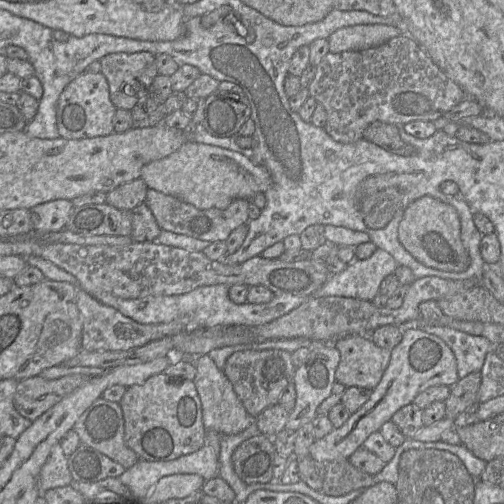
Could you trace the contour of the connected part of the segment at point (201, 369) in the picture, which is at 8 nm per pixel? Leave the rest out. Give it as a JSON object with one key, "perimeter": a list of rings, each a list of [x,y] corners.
{"perimeter":[[[207,354],[195,360],[196,375],[193,382],[202,404],[202,418],[207,430],[214,430],[221,435],[237,434],[246,429],[253,418],[245,409],[234,388],[216,363]]]}

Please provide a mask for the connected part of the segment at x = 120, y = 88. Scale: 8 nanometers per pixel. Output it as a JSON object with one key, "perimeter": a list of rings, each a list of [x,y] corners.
{"perimeter":[[[148,51],[111,53],[99,61],[102,66],[101,72],[109,84],[111,101],[119,109],[131,111],[137,103],[149,96],[150,86],[159,74],[156,66],[156,55]]]}

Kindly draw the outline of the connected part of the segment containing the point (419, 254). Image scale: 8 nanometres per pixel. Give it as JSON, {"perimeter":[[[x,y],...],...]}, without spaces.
{"perimeter":[[[423,196],[410,203],[403,213],[398,227],[398,239],[402,246],[427,267],[462,272],[470,258],[461,240],[461,224],[456,209],[439,199]]]}

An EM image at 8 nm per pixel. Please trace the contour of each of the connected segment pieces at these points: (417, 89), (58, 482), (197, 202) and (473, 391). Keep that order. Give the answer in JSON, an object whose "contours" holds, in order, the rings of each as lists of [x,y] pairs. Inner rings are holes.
{"contours":[[[[402,34],[382,45],[366,50],[328,52],[317,65],[315,76],[308,90],[310,96],[326,110],[325,131],[335,141],[343,144],[363,139],[365,129],[376,121],[397,126],[418,120],[435,121],[466,97],[464,90],[448,78],[408,34]]],[[[60,442],[55,444],[38,476],[37,486],[41,493],[57,488],[70,486],[73,482],[68,468],[68,457],[64,454]]],[[[187,141],[171,155],[144,165],[140,179],[144,180],[148,188],[176,197],[200,210],[226,209],[235,199],[251,200],[255,194],[265,193],[271,184],[267,169],[254,164],[250,158],[238,152],[196,141]]],[[[472,372],[460,378],[450,387],[445,403],[445,417],[454,419],[477,401],[477,392],[481,383],[481,373]]]]}

